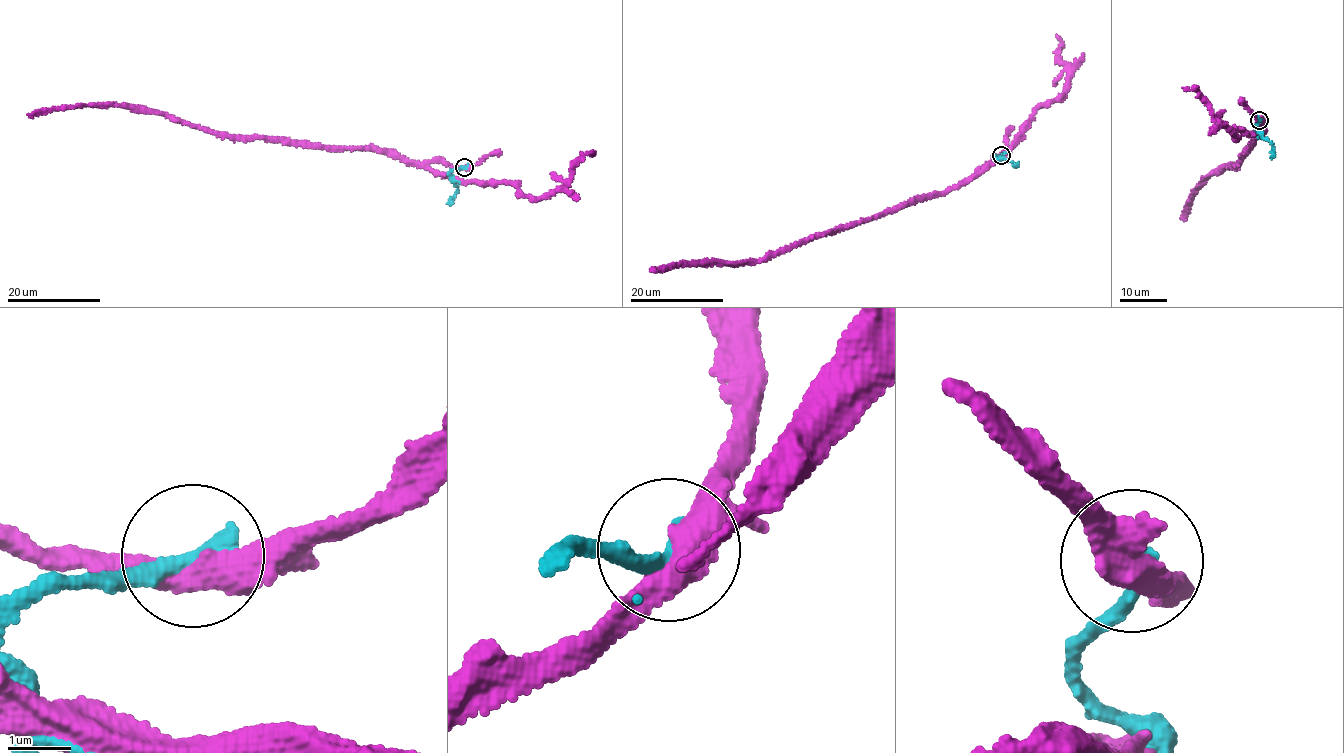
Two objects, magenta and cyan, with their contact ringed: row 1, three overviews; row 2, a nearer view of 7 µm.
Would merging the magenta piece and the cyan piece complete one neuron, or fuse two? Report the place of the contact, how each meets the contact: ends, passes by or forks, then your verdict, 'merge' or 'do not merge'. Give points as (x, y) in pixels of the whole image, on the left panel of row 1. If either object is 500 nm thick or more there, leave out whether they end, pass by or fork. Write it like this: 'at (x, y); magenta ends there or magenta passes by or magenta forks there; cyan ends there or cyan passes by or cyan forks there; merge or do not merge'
at (464, 167); magenta passes by; cyan ends there; do not merge

